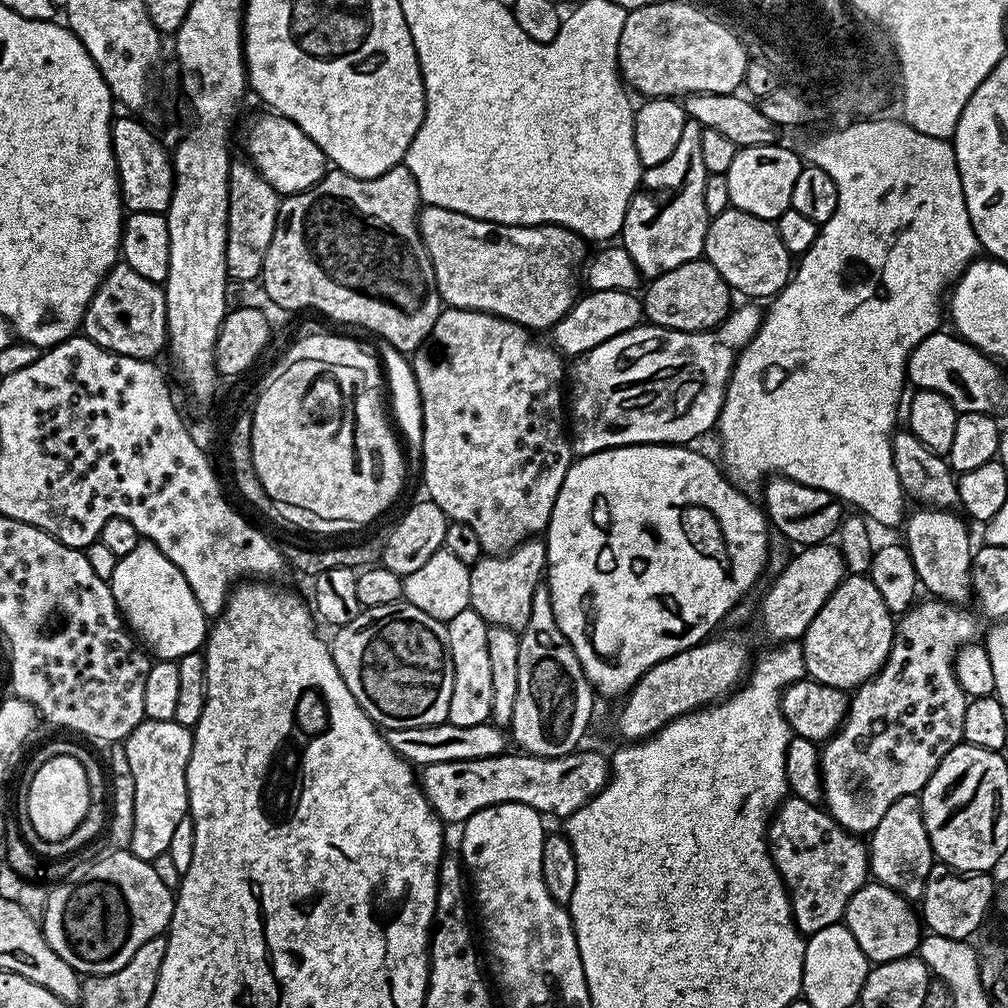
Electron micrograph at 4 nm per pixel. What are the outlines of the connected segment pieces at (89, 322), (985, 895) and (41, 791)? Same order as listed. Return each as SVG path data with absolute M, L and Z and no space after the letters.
M118 262L98 286L94 298L84 315L83 335L98 346L110 350L115 356L129 356L139 360L152 360L166 348L168 319L166 298L159 284L142 278L130 266Z
M933 867L932 873L928 876L928 881L924 887L924 898L922 901L922 920L927 931L934 936L945 936L946 938L958 938L968 940L984 924L984 919L988 916L988 908L993 907L994 897L998 887L997 881L992 881L993 877L988 874L961 874L955 870L945 870L943 867Z
M69 756L50 758L50 762L42 762L28 783L28 825L38 834L38 838L61 840L66 834L74 834L78 822L86 818L86 810L90 810L94 799L93 785L86 778L86 770L82 762Z

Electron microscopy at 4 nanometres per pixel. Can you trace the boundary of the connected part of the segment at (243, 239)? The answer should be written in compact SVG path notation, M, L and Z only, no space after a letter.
M233 159L228 183L228 233L226 234L226 270L233 281L261 279L266 250L274 238L274 226L280 209L281 193L276 192L258 174L247 159Z

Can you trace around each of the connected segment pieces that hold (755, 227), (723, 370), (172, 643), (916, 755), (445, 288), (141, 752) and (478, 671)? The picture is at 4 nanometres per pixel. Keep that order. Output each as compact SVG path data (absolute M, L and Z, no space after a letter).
M731 206L709 219L703 259L711 262L729 287L737 293L740 291L744 298L775 297L786 287L794 271L793 257L782 246L775 223Z
M744 302L741 308L733 307L725 320L718 327L710 329L709 332L679 332L669 328L660 328L656 324L641 322L635 328L626 330L626 334L618 334L614 338L602 342L602 346L594 346L594 350L585 352L575 361L576 373L573 376L571 373L570 376L570 436L573 453L577 457L589 456L607 448L621 448L627 444L682 444L688 446L696 442L692 440L706 435L711 428L713 431L720 419L720 411L726 398L728 381L732 379L732 367L736 365L736 357L756 337L760 323L764 320L764 312L756 304L759 303Z
M142 542L134 546L130 554L119 557L110 583L125 625L138 640L140 635L139 643L156 660L177 661L186 654L203 649L209 621L202 606L198 606L198 598L194 598L194 590L190 590L190 582L182 578L182 570L178 570L178 566L174 566L158 546Z
M935 598L927 599L921 599L913 604L907 612L903 613L895 621L890 654L884 659L883 666L878 669L875 676L869 678L865 684L859 685L851 693L848 702L848 712L844 715L843 725L836 729L830 739L823 741L820 748L820 773L822 774L822 786L824 787L822 804L826 811L834 817L837 824L841 824L848 832L857 834L870 834L873 832L878 826L878 821L886 815L886 810L890 810L890 805L893 802L898 802L898 798L914 796L921 792L926 786L926 782L930 782L930 774L934 774L934 770L938 770L938 762L942 762L942 758L946 758L946 754L950 754L953 746L963 741L962 721L966 718L966 706L970 698L964 693L962 686L958 682L955 663L957 652L965 644L971 644L977 639L976 620L970 613L960 612L964 610L958 610L957 605L947 602L941 603Z
M433 204L421 207L419 221L420 237L434 266L438 294L447 307L488 312L529 330L550 330L576 303L576 287L582 284L581 273L579 276L576 271L579 268L581 271L586 264L586 241L577 232L557 224L535 224L529 228L522 228L519 224L499 224L470 218L470 214L458 214L456 210Z
M145 718L138 726L134 726L125 740L123 740L124 753L126 754L126 762L130 762L130 774L134 774L134 830L130 834L130 842L127 851L133 852L138 858L149 862L156 862L167 853L168 847L174 829L177 828L178 822L182 822L182 818L188 815L188 791L186 790L186 766L190 762L190 750L192 749L192 729L182 726L177 720L149 720Z
M473 608L454 614L448 625L448 649L454 666L454 694L450 694L447 723L454 726L478 726L492 718L494 689L490 674L490 657L486 650L486 634L490 625Z

